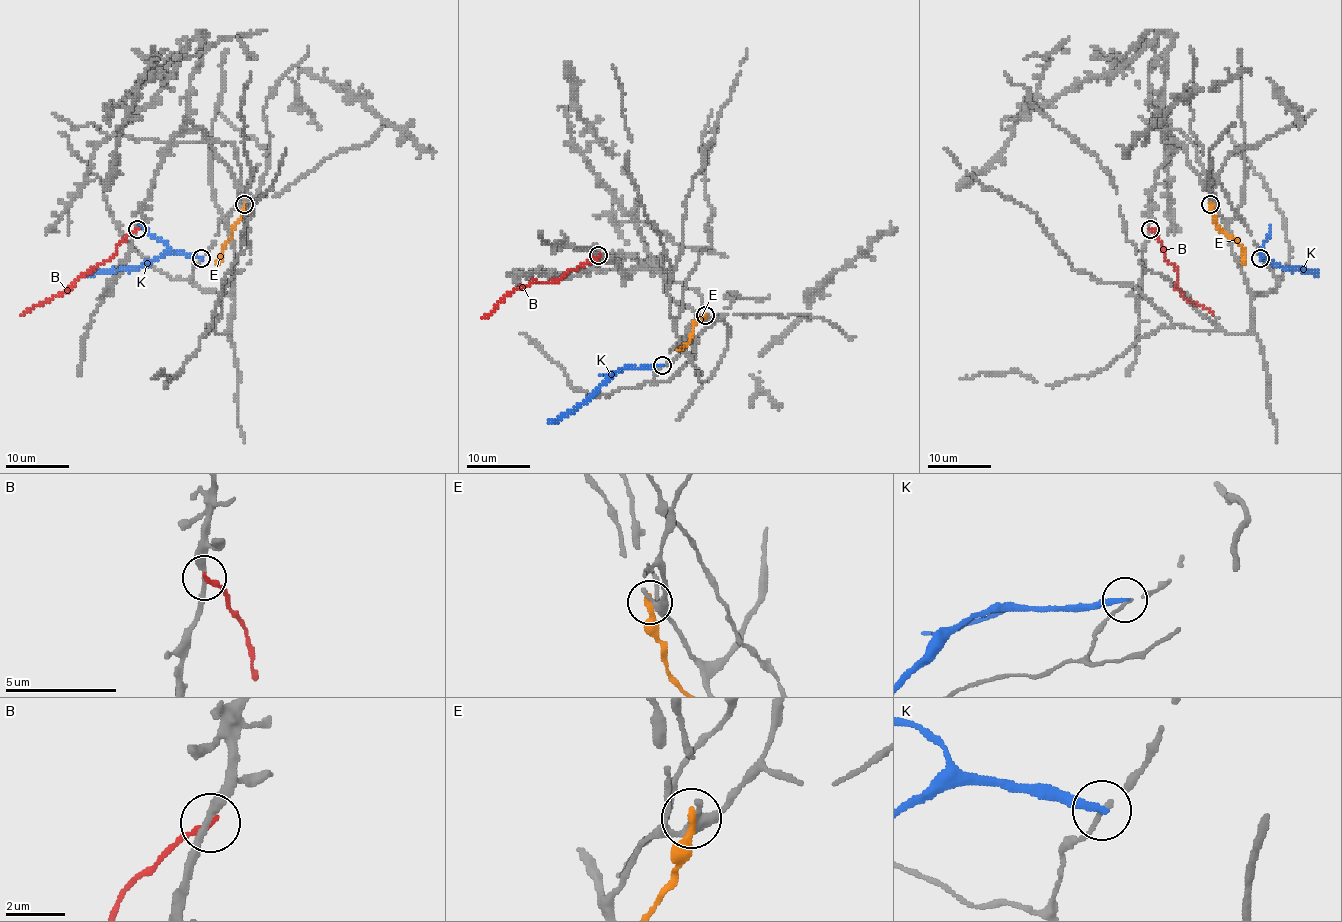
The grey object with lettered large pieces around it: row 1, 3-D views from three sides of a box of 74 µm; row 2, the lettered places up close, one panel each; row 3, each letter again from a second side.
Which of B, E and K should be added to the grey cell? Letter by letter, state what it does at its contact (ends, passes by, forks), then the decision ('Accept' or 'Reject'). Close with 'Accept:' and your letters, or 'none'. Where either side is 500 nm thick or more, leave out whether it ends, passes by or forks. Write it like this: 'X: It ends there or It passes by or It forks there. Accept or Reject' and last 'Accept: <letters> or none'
B: It ends there. Reject
E: It ends there. Reject
K: It ends there. Reject
Accept: none

